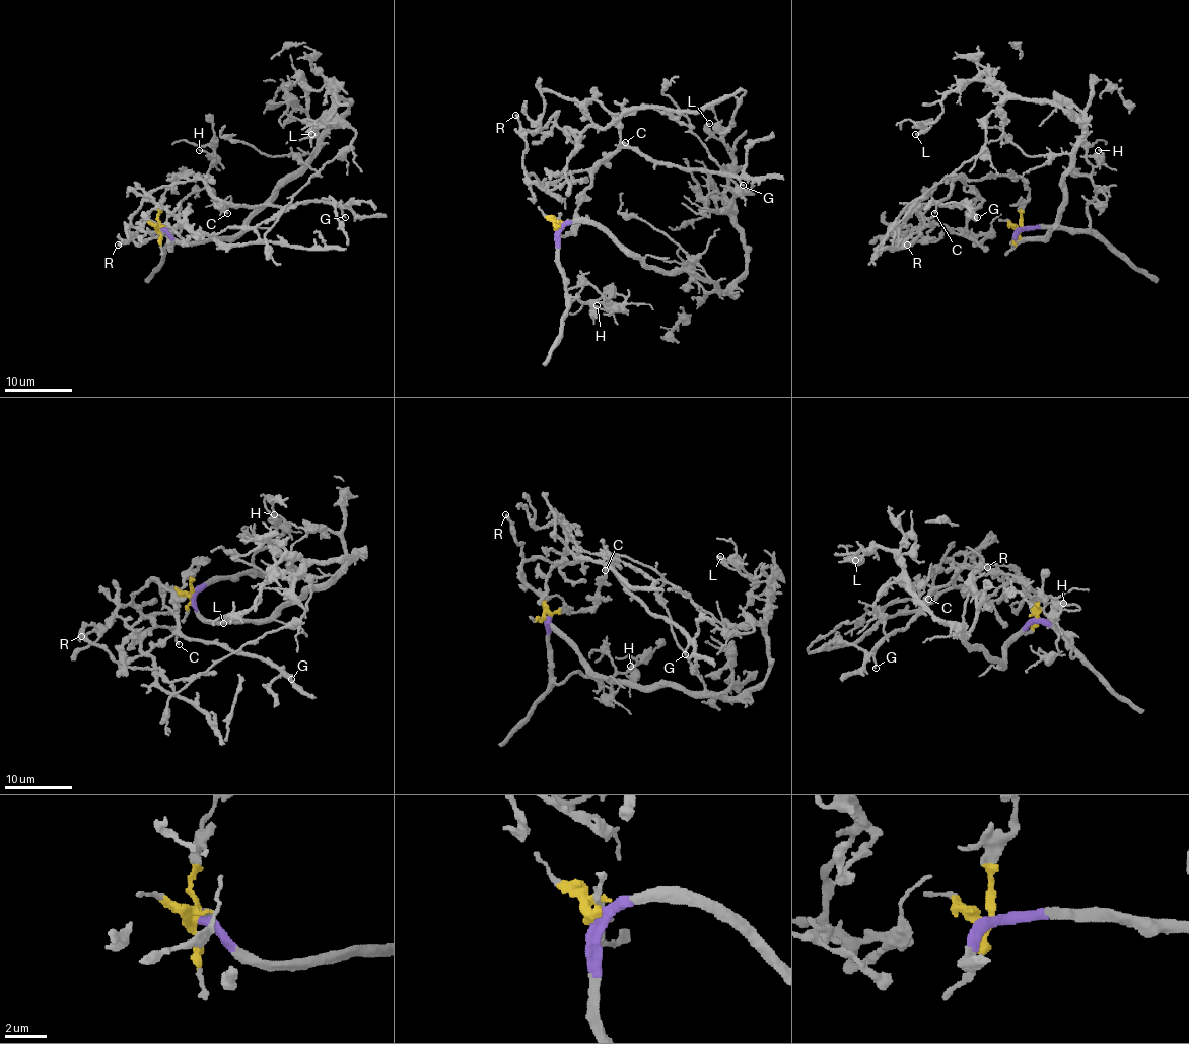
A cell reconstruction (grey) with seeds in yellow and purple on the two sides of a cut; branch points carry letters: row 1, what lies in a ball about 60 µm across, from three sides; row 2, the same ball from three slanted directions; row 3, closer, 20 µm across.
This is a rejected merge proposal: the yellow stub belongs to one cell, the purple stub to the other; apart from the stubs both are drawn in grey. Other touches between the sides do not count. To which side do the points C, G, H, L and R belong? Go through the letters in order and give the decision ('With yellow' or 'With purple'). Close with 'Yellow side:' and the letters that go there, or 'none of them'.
C: With yellow
G: With yellow
H: With purple
L: With purple
R: With yellow
Yellow side: C, G, R

